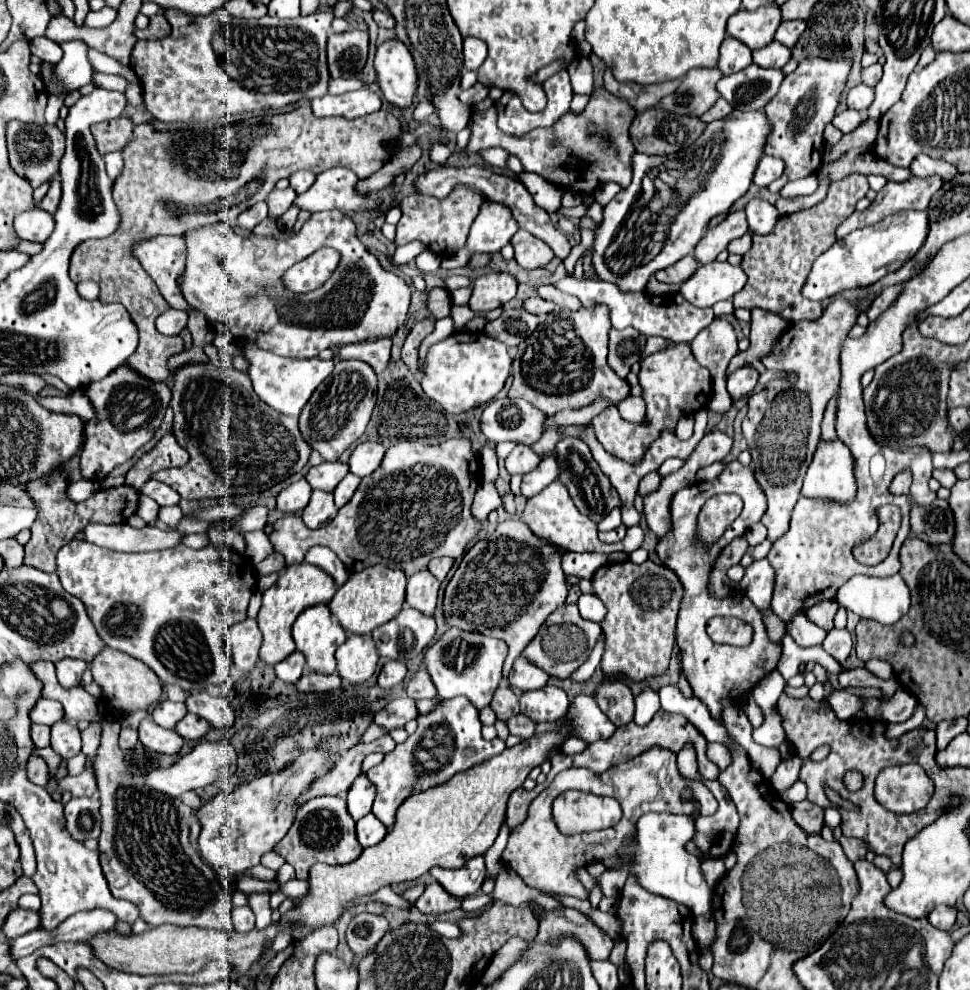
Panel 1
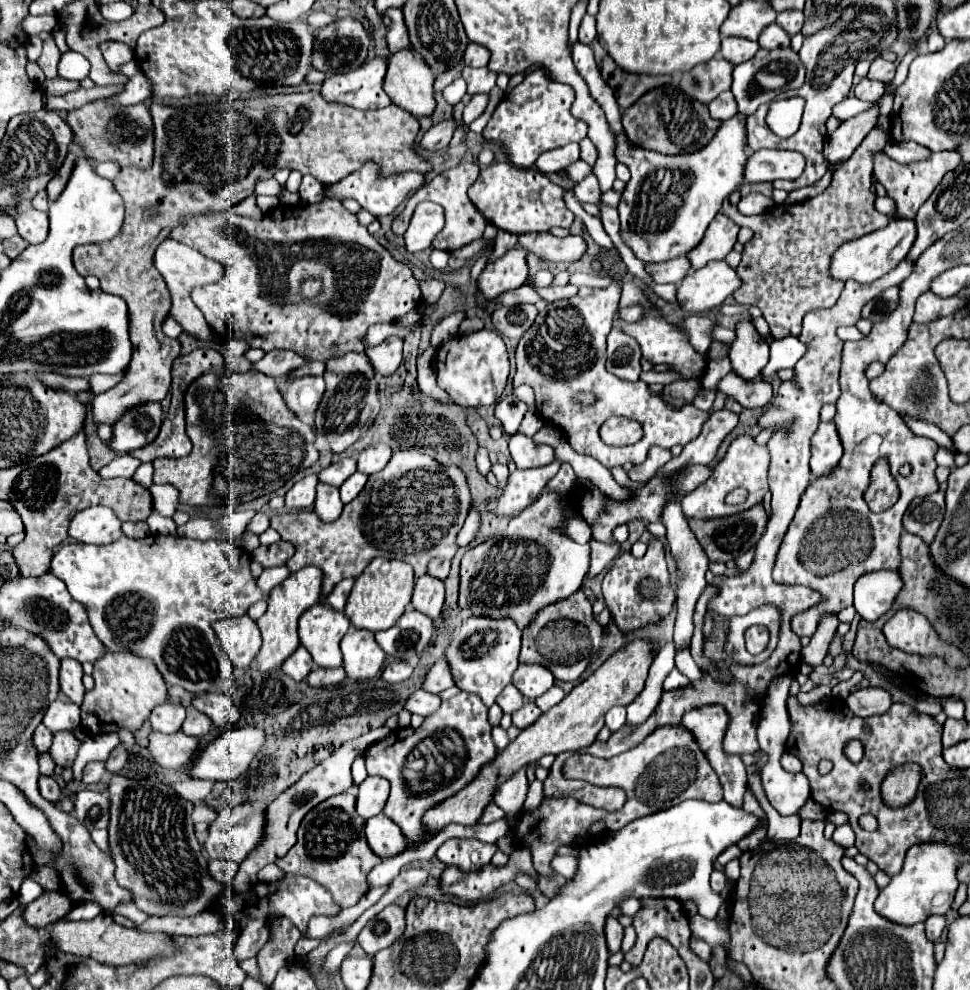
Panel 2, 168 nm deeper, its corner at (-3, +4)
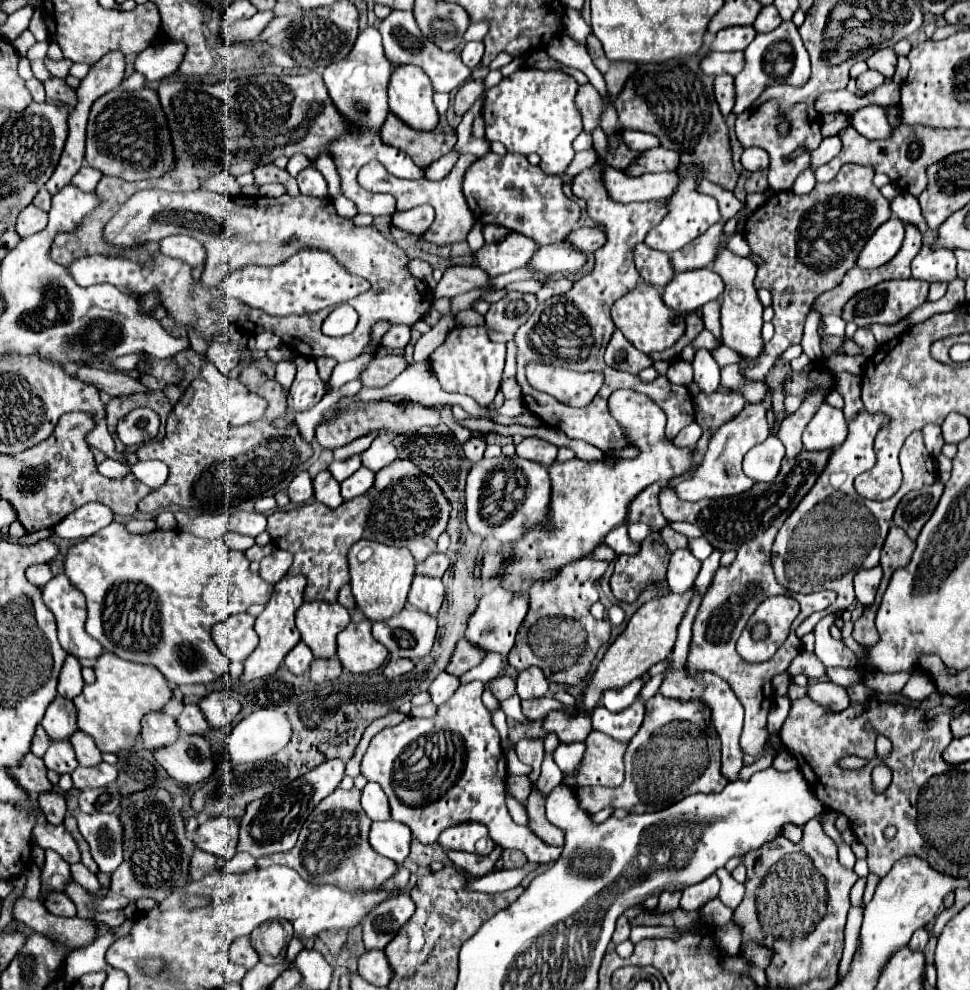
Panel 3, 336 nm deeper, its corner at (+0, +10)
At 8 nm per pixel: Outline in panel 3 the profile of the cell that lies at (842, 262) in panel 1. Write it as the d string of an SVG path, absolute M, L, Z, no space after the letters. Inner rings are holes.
M889 218L867 240L863 250L859 252L857 266L871 270L887 264L899 252L903 236L905 236L905 224L899 218Z

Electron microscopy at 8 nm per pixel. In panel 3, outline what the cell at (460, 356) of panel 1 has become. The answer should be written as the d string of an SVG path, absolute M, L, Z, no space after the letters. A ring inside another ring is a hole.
M485 326L481 328L453 328L445 342L431 354L431 368L445 392L471 396L479 406L489 406L499 392L505 366L505 344L491 342Z

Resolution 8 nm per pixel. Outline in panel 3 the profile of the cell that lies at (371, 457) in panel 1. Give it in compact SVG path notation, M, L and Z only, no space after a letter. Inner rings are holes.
M381 434L373 440L373 444L361 454L363 466L367 466L371 472L379 472L383 466L391 464L397 458L397 450L387 434Z

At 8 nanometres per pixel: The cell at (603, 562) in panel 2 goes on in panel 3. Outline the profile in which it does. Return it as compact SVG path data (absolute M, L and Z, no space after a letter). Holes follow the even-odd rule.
M587 556L561 568L553 580L535 582L529 588L529 612L519 628L517 642L509 652L509 664L513 668L523 670L539 666L547 680L557 684L577 684L587 676L597 650L611 634L611 626L605 620L595 620L589 612L589 606L599 600L593 582L605 574L607 566L609 562Z

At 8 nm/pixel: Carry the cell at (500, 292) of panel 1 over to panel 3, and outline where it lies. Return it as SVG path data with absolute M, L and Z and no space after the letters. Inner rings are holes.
M511 232L505 240L497 244L485 244L477 252L477 264L489 274L489 278L497 278L511 270L525 268L531 256L535 254L535 248L537 248L535 240Z

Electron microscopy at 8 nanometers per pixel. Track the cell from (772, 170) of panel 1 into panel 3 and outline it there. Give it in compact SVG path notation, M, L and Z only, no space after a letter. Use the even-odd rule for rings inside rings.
M745 148L741 156L741 164L747 172L757 172L769 168L769 158L763 148Z

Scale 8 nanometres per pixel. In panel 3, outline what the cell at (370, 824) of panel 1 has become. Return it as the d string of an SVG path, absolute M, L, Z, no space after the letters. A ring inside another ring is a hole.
M395 820L371 824L369 830L371 848L397 864L403 864L403 860L409 856L409 842L411 842L411 830Z

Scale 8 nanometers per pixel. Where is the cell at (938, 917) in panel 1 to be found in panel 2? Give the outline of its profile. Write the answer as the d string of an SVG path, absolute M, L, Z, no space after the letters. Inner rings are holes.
M934 916L934 918L928 918L924 922L924 926L926 926L926 938L930 942L938 942L938 938L942 936L942 932L946 928L946 920L944 920L944 916Z

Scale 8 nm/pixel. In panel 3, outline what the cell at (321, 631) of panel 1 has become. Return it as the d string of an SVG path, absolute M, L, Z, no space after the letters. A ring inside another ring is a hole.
M303 602L295 615L301 640L311 648L315 658L333 658L337 652L335 636L351 622L341 604Z

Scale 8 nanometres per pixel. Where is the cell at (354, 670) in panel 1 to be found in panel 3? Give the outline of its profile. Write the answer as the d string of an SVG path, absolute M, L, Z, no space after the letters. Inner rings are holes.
M369 620L351 622L337 636L337 656L343 668L353 674L377 670L385 662L387 654L387 648L373 640Z

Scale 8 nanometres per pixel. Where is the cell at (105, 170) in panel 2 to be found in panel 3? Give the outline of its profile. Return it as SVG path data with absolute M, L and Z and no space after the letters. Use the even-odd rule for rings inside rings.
M83 166L79 172L77 172L77 176L71 180L75 186L79 186L79 188L83 188L83 190L91 190L91 188L95 188L97 186L97 182L99 182L99 178L101 178L103 174L97 170L97 168L91 168L91 166Z

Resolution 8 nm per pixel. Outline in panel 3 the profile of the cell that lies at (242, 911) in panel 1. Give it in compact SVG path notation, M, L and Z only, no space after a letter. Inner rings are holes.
M251 936L235 938L235 942L231 944L231 950L229 950L229 956L231 956L231 960L235 964L245 966L247 970L251 970L259 962L259 956L257 956L257 952L251 946Z

